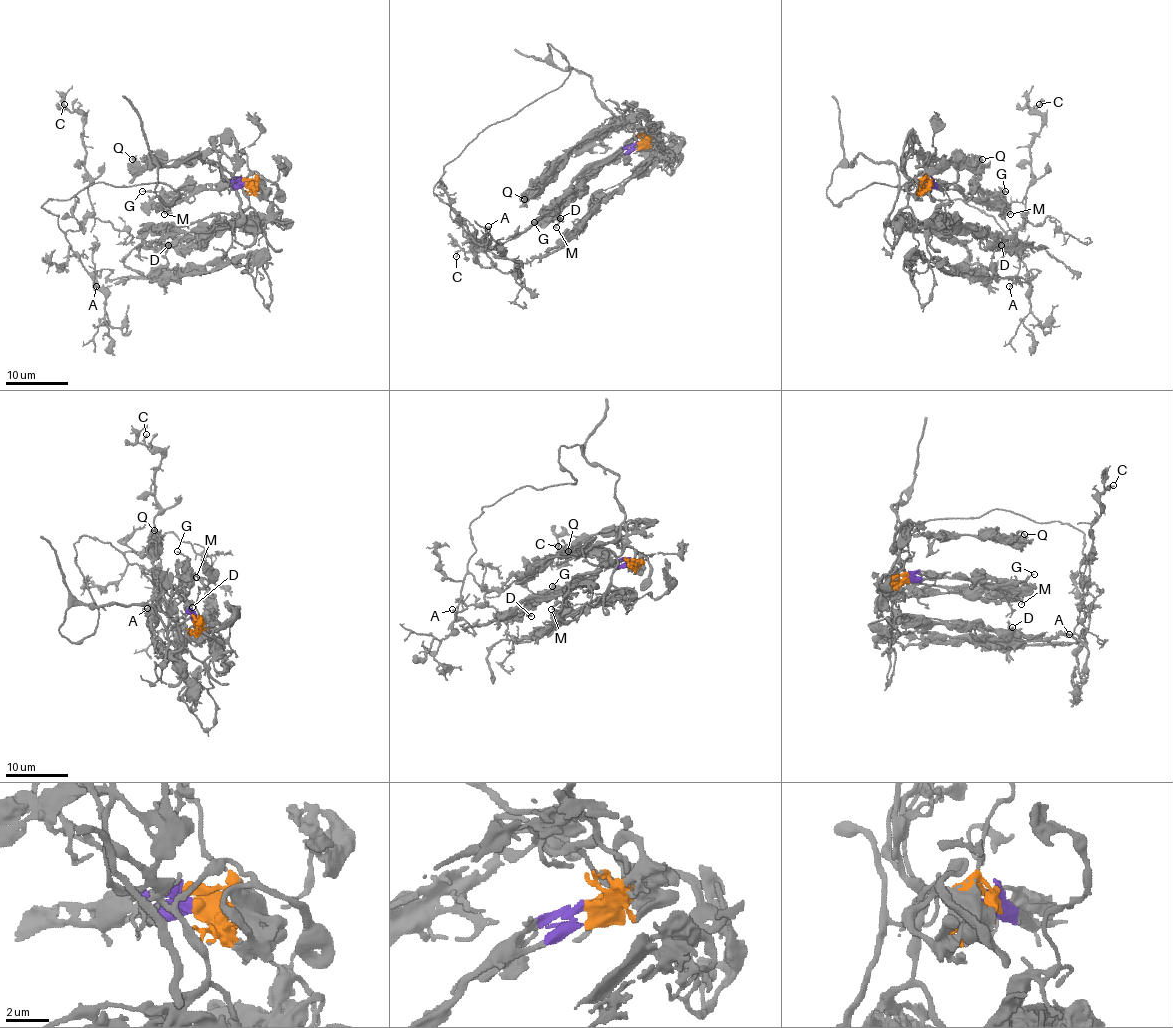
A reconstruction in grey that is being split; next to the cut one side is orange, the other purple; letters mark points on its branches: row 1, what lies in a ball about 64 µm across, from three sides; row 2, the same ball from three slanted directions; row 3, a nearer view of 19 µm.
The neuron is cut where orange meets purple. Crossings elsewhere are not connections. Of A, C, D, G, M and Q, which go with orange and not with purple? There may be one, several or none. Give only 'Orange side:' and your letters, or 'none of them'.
Orange side: A, C, D, Q

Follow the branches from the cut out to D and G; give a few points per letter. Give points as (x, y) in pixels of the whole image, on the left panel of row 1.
D: (245, 184), (257, 173), (240, 184), (262, 228), (265, 259), (252, 253), (231, 262), (168, 269), (168, 245)
G: (245, 184), (196, 191), (185, 198), (163, 197), (157, 191), (141, 191)

